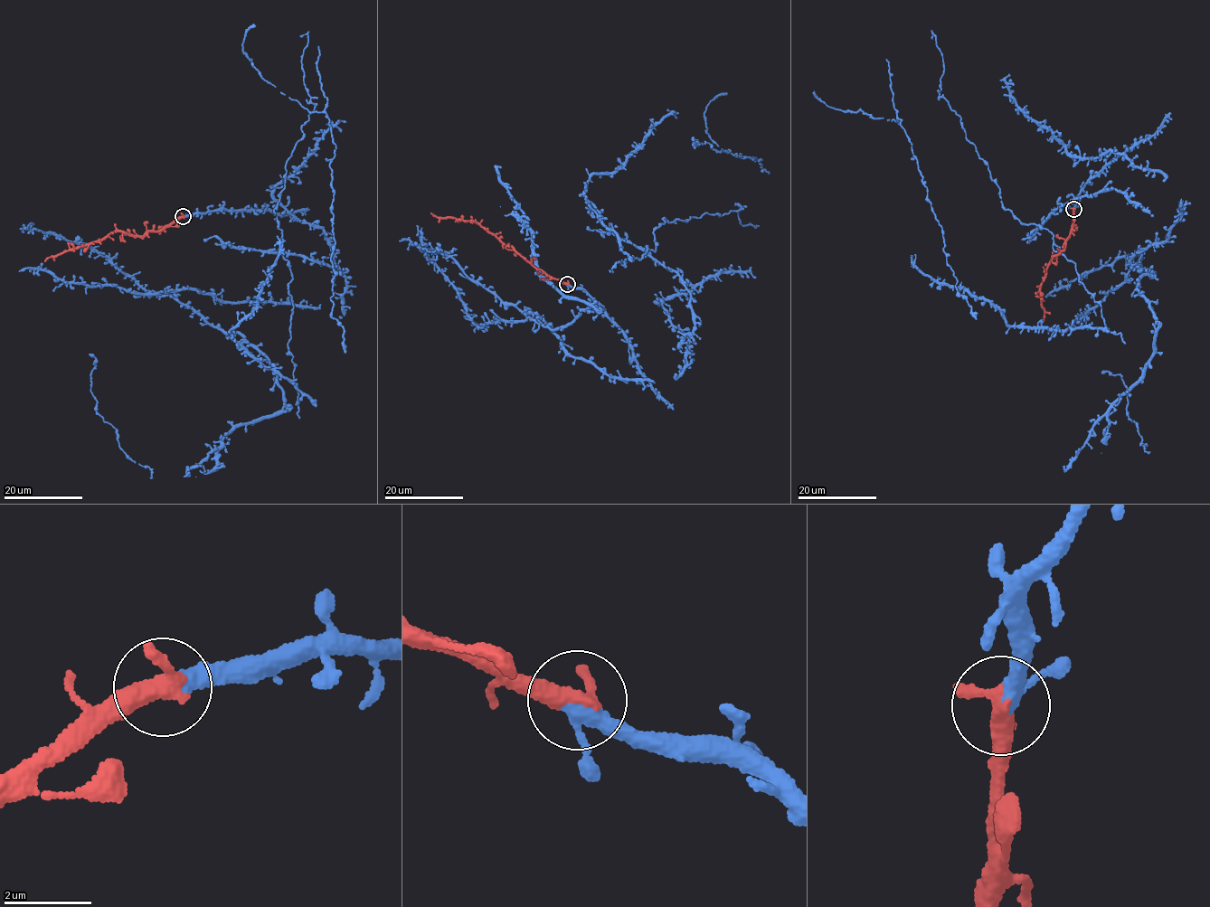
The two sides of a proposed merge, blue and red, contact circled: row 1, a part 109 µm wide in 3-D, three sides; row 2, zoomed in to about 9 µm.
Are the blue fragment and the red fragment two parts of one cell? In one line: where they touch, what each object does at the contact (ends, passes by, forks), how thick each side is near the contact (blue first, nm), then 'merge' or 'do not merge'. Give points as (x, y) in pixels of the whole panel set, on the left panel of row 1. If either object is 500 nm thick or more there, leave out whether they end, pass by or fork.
(183, 216) | blue passes by | red passes by | 320/380 nm | merge

